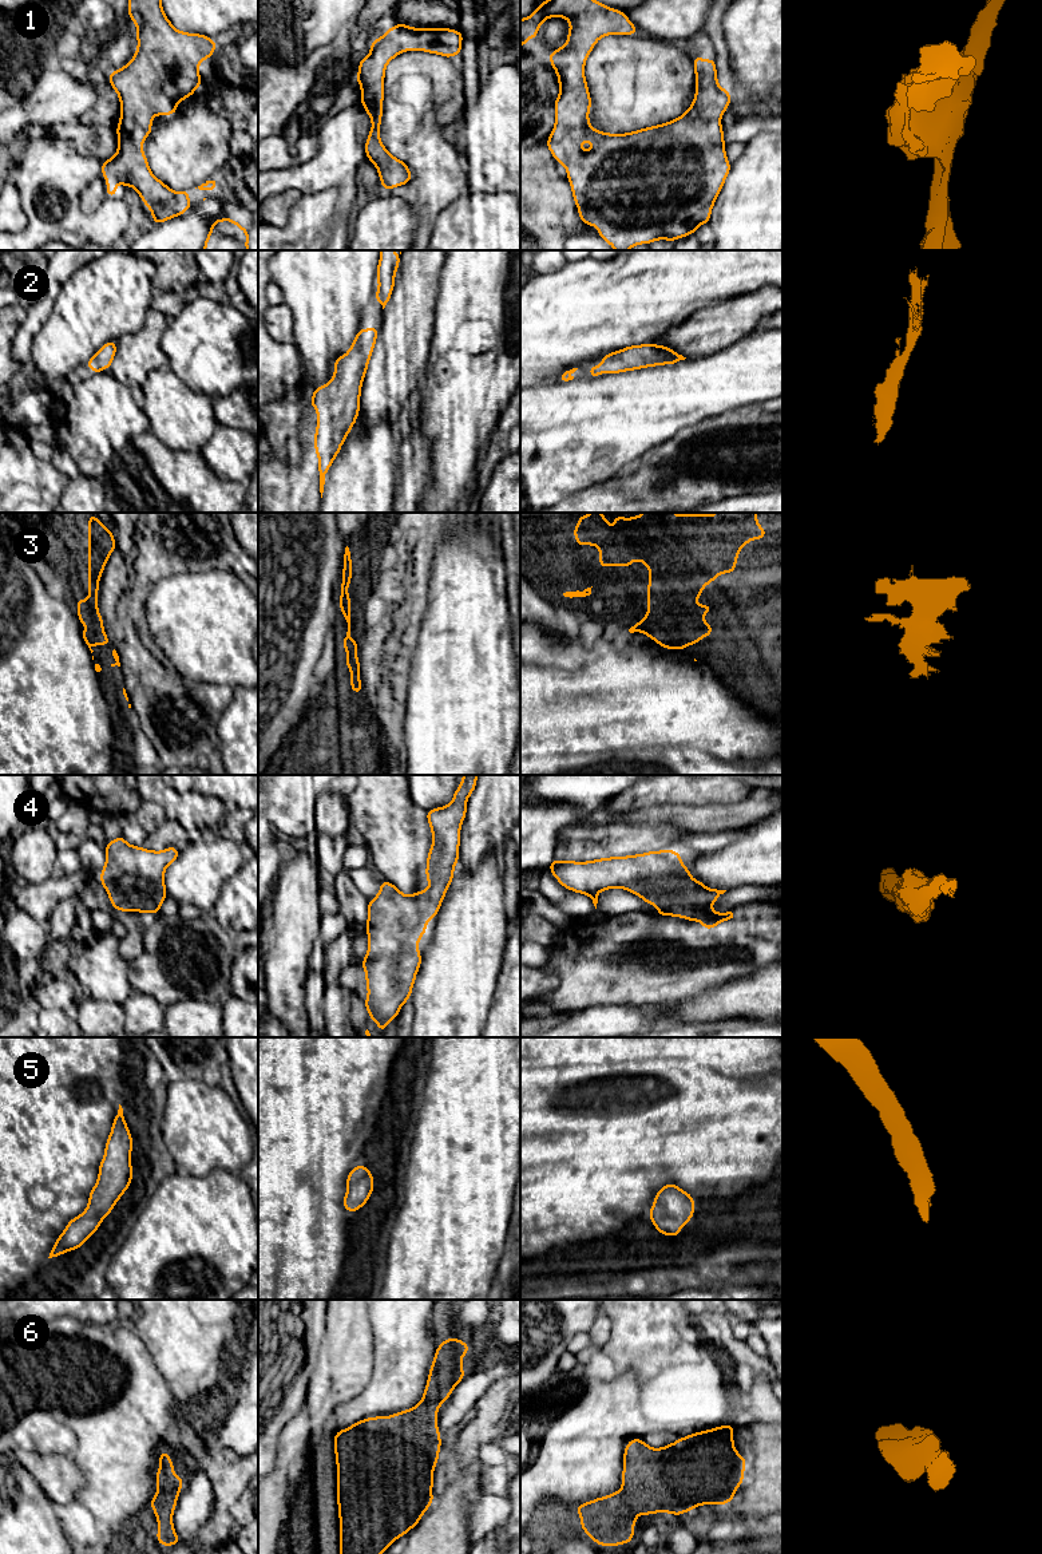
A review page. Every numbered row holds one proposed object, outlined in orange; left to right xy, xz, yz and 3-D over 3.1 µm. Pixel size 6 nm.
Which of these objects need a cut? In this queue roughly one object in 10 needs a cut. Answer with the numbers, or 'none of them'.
none of them

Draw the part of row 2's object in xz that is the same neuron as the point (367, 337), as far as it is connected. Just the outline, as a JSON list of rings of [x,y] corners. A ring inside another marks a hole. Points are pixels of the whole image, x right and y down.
[[[358,329],[349,351],[336,359],[330,381],[316,388],[312,395],[310,406],[317,410],[314,450],[318,456],[321,498],[325,474],[358,416],[361,385],[379,331]]]

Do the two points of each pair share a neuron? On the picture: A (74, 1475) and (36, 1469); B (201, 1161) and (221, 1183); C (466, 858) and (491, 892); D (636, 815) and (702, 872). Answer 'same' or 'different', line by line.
A: same
B: different
C: different
D: different

